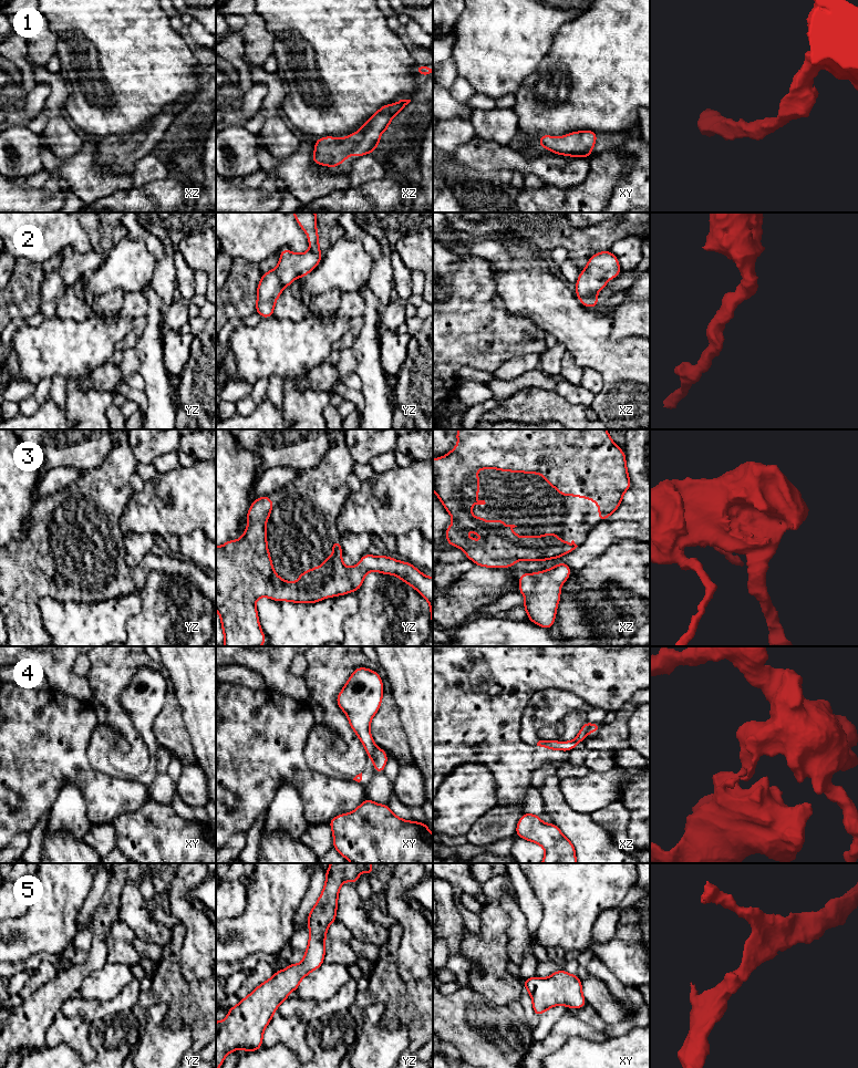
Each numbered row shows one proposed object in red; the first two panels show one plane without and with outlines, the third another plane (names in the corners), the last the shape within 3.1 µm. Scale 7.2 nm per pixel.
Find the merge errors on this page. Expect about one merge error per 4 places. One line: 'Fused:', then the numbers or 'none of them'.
Fused: 4

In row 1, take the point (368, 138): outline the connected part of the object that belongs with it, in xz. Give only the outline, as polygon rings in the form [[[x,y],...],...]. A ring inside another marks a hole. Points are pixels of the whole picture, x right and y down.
[[[400,100],[394,104],[383,105],[368,122],[354,134],[343,138],[327,136],[316,139],[313,163],[330,168],[339,166],[352,154],[356,158],[373,153],[380,145],[381,134],[389,129],[393,117],[401,113],[411,100]]]

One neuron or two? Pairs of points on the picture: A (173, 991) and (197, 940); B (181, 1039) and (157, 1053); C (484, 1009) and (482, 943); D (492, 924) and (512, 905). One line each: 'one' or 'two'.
A: two
B: one
C: two
D: two

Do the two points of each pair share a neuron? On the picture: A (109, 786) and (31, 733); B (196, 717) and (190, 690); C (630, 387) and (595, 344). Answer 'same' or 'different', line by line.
A: same
B: same
C: same

